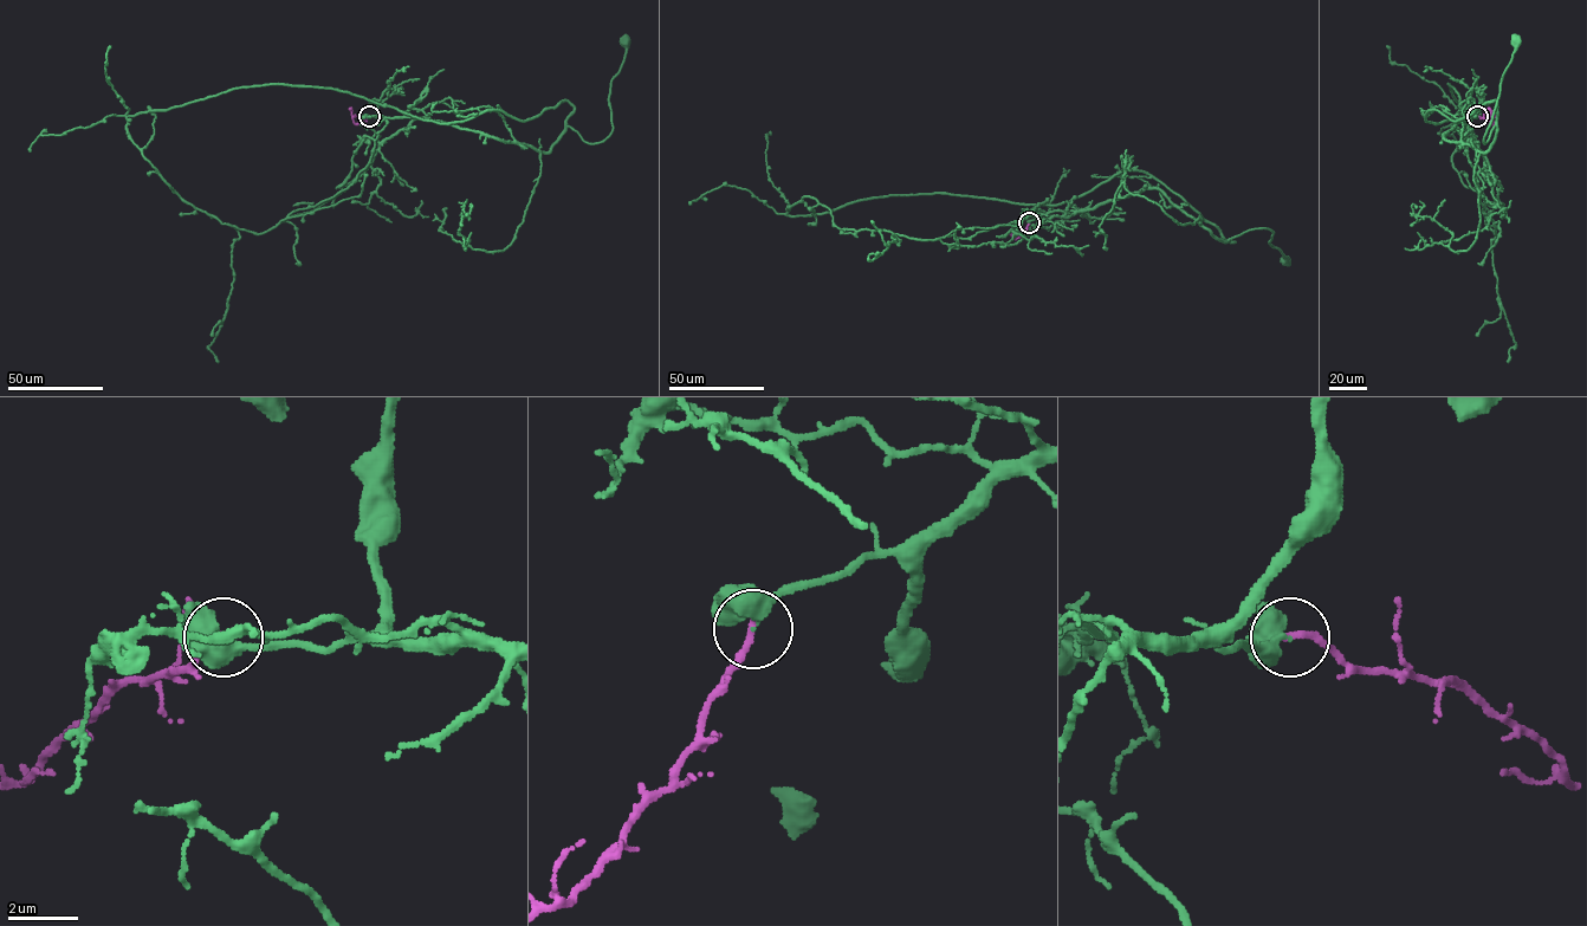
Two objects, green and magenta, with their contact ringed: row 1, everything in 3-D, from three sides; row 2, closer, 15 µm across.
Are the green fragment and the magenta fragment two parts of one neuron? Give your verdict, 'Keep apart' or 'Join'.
Join

